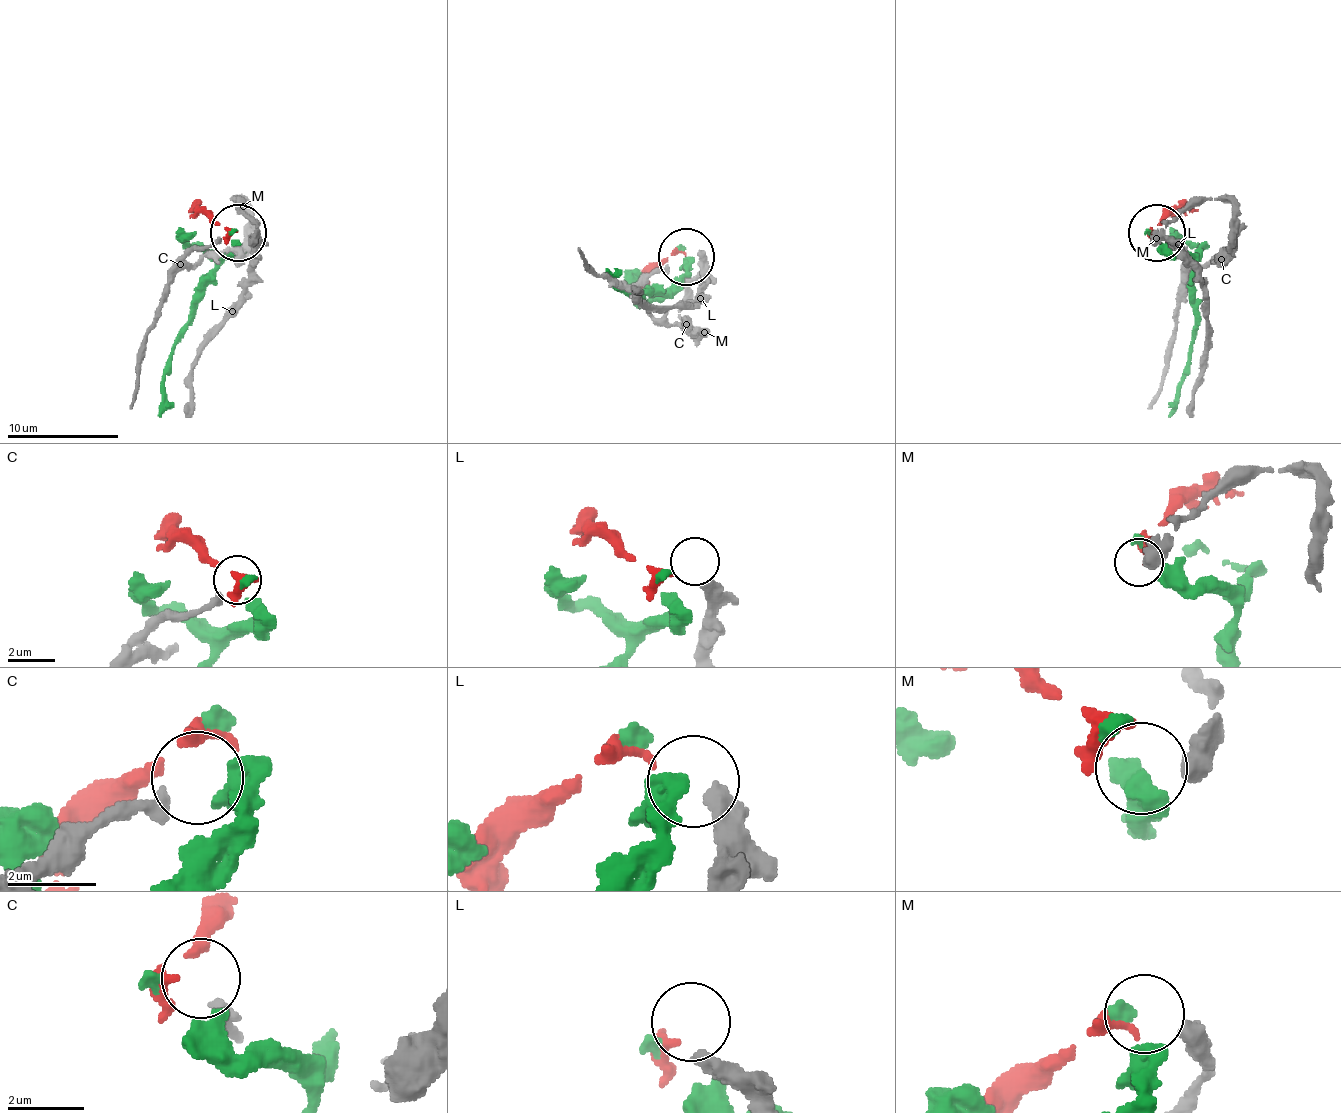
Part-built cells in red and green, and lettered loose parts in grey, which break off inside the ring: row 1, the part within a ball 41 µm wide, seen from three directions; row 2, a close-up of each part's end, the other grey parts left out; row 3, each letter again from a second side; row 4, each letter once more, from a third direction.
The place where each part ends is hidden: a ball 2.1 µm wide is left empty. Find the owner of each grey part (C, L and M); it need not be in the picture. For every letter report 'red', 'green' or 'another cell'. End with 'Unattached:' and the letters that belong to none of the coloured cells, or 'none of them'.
C: red
L: another cell
M: another cell
Unattached: L, M

